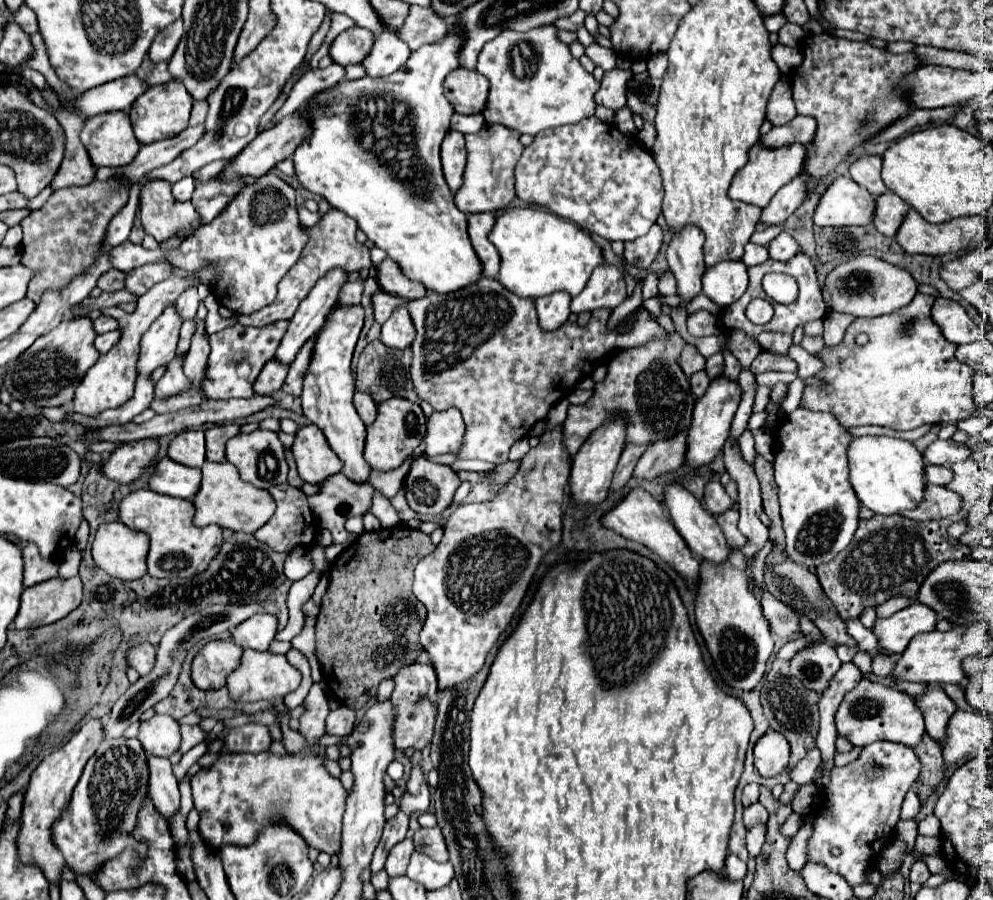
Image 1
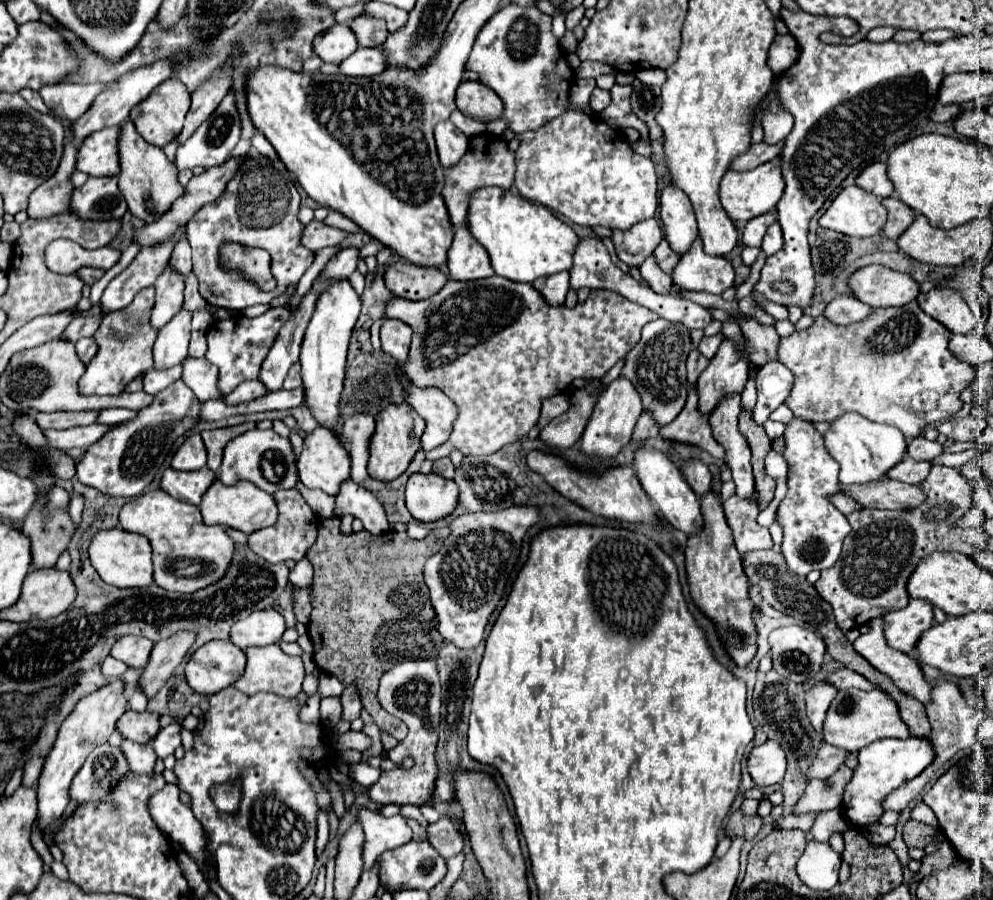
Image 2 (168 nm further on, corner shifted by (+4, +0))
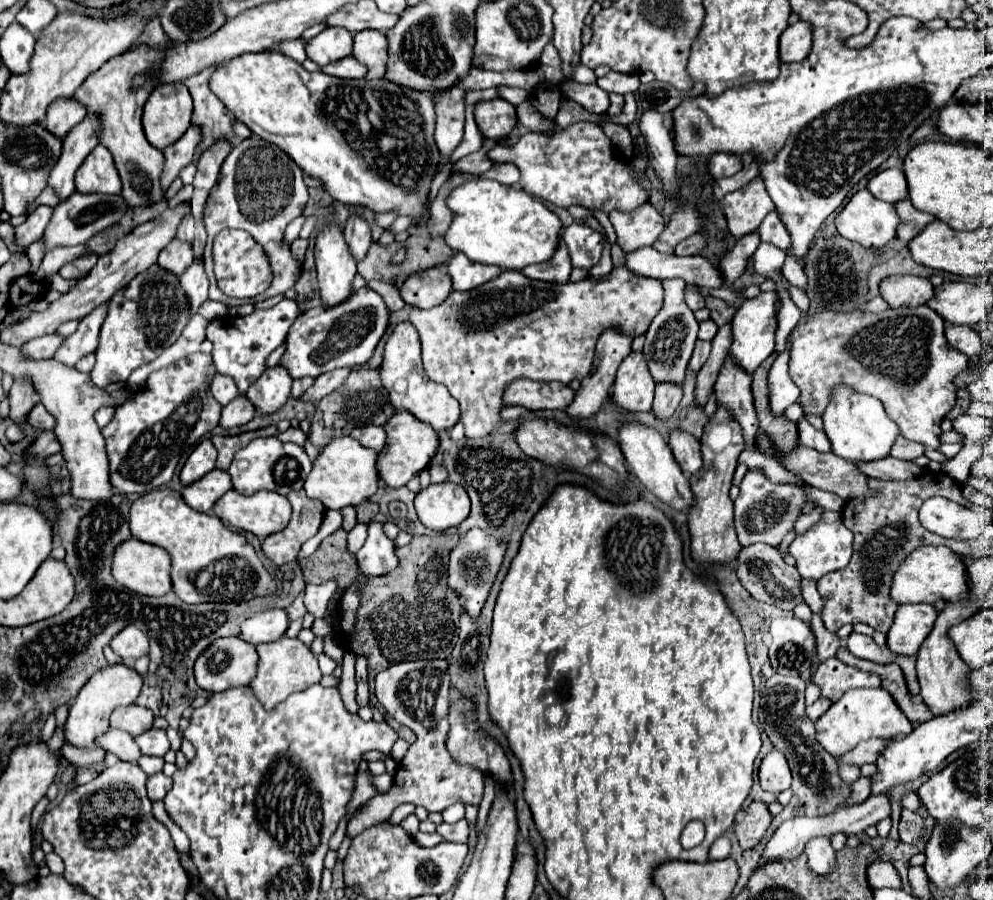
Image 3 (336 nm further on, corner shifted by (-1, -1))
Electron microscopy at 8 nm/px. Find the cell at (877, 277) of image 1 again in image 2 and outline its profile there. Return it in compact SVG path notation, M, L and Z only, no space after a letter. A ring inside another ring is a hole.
M865 266L857 270L849 286L853 294L871 308L905 306L919 294L919 284L909 274L885 266Z

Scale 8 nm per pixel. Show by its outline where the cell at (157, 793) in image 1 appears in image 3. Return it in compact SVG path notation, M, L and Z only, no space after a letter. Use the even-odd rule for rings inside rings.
M110 729L110 733L104 733L102 737L98 737L98 743L102 745L104 751L116 753L122 761L136 763L142 757L142 753L140 753L134 737L130 733L126 733L126 731Z

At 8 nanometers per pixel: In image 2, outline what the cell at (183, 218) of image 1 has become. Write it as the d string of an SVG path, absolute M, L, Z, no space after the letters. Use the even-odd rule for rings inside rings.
M125 122L119 132L119 188L129 206L129 212L145 222L153 222L163 212L167 212L183 192L183 186L177 180L177 168L167 160L161 148L147 144L135 130L135 126Z

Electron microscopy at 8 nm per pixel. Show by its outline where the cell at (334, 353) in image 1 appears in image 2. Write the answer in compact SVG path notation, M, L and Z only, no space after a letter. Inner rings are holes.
M333 280L333 284L321 292L317 308L309 320L305 340L301 344L301 374L305 388L305 404L311 408L317 422L329 430L337 430L339 424L339 398L345 380L345 356L353 326L361 312L361 300L349 280Z

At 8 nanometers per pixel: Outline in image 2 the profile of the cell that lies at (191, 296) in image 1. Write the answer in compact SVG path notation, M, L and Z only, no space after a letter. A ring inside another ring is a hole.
M183 232L179 242L173 246L173 256L171 256L171 264L175 270L179 270L183 276L189 274L191 270L191 248L189 248L189 240L187 234Z

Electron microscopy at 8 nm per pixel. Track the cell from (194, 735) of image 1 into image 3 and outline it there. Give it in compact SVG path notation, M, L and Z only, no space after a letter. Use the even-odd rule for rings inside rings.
M150 729L142 735L136 737L142 755L156 755L156 757L164 757L170 751L170 741L166 735L166 729Z

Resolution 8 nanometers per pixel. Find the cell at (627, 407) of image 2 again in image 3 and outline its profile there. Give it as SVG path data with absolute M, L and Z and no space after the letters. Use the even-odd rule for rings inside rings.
M630 353L616 375L612 389L612 403L628 413L650 411L654 399L654 381L646 369L642 353Z

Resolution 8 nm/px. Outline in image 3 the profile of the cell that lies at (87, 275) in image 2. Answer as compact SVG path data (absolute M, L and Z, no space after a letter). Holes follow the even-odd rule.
M82 257L78 261L72 261L70 265L64 265L60 269L60 275L64 279L82 279L86 277L86 273L90 273L90 269L96 265L96 257Z

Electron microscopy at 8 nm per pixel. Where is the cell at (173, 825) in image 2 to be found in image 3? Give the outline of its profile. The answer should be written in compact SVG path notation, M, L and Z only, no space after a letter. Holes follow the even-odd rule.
M156 773L152 777L148 777L148 783L146 783L146 789L148 789L148 797L152 803L156 801L162 801L166 797L166 793L170 791L170 785L172 785L172 779L166 777L164 773Z

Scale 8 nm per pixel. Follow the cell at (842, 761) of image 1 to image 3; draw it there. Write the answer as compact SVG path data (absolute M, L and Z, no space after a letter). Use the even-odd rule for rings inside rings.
M840 765L838 775L846 785L852 787L860 779L860 767L856 767L856 765Z

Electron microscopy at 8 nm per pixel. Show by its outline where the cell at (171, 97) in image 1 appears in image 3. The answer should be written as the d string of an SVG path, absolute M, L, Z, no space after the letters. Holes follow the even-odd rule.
M184 83L158 85L146 105L142 115L142 125L146 139L164 149L178 141L182 133L190 127L192 119L192 97Z

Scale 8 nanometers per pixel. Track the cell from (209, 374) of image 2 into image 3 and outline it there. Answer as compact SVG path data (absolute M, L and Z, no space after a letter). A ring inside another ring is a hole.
M216 373L212 383L210 383L210 391L214 395L214 399L222 405L222 403L230 403L236 395L238 395L238 389L234 385L234 381L228 377L228 375L222 375L222 373Z

